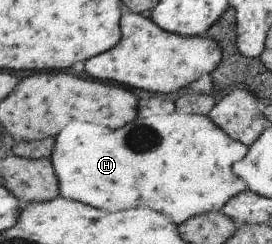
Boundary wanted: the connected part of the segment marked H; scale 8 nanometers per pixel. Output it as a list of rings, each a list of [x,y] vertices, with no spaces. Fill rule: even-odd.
[[[174,111],[166,117],[146,119],[146,143],[144,143],[144,119],[130,123],[122,129],[116,129],[110,135],[98,131],[94,125],[74,123],[56,135],[48,159],[57,177],[60,197],[80,201],[104,211],[130,209],[142,203],[142,207],[154,209],[178,225],[186,221],[190,215],[218,211],[230,197],[249,191],[248,185],[234,170],[237,161],[243,160],[246,152],[247,145],[230,141],[230,137],[226,137],[208,116]]]

